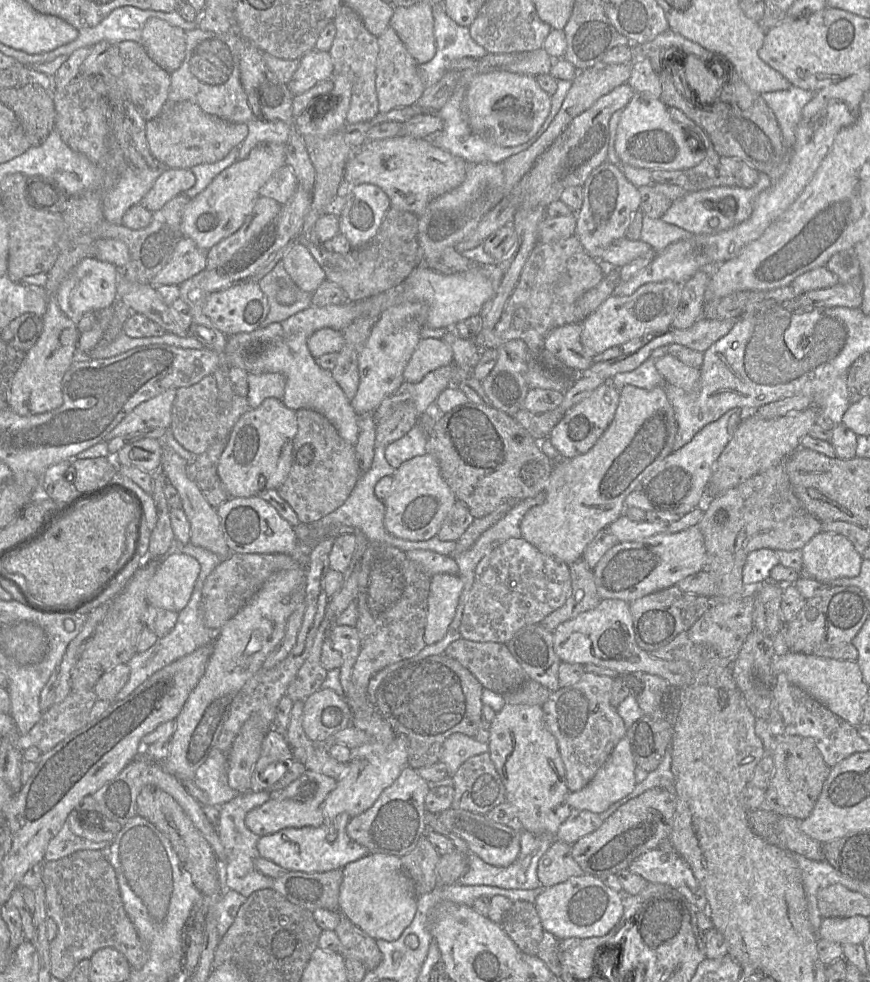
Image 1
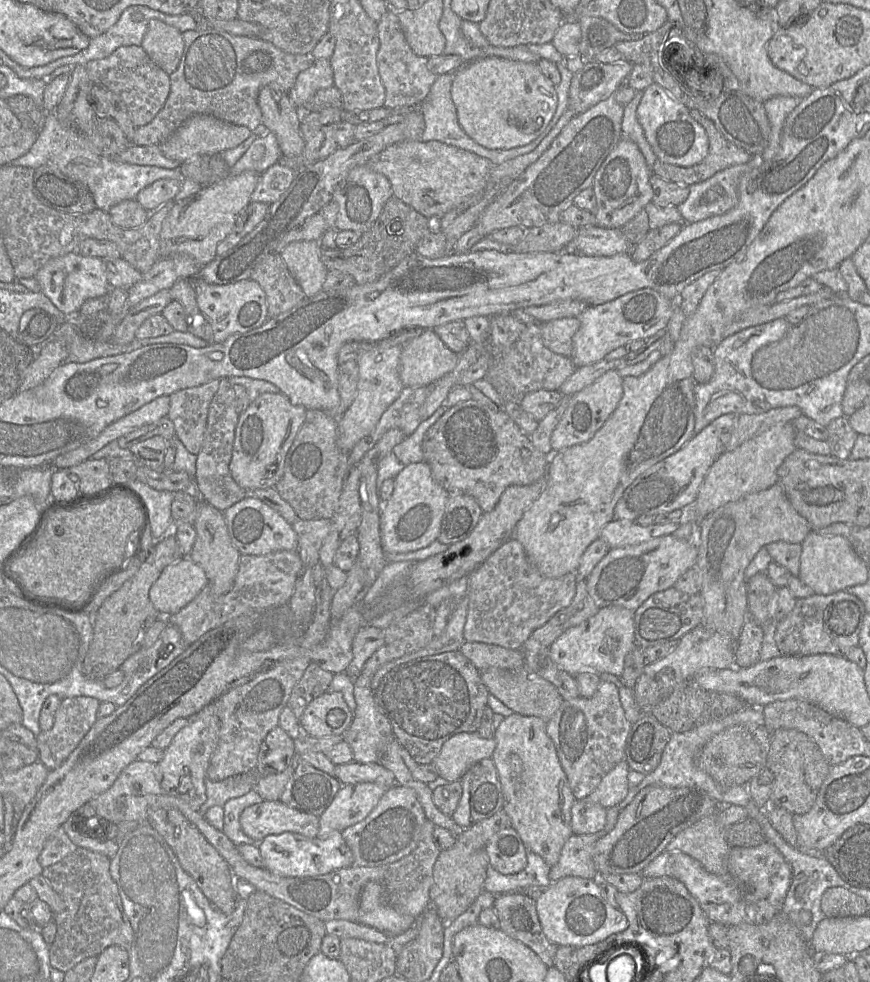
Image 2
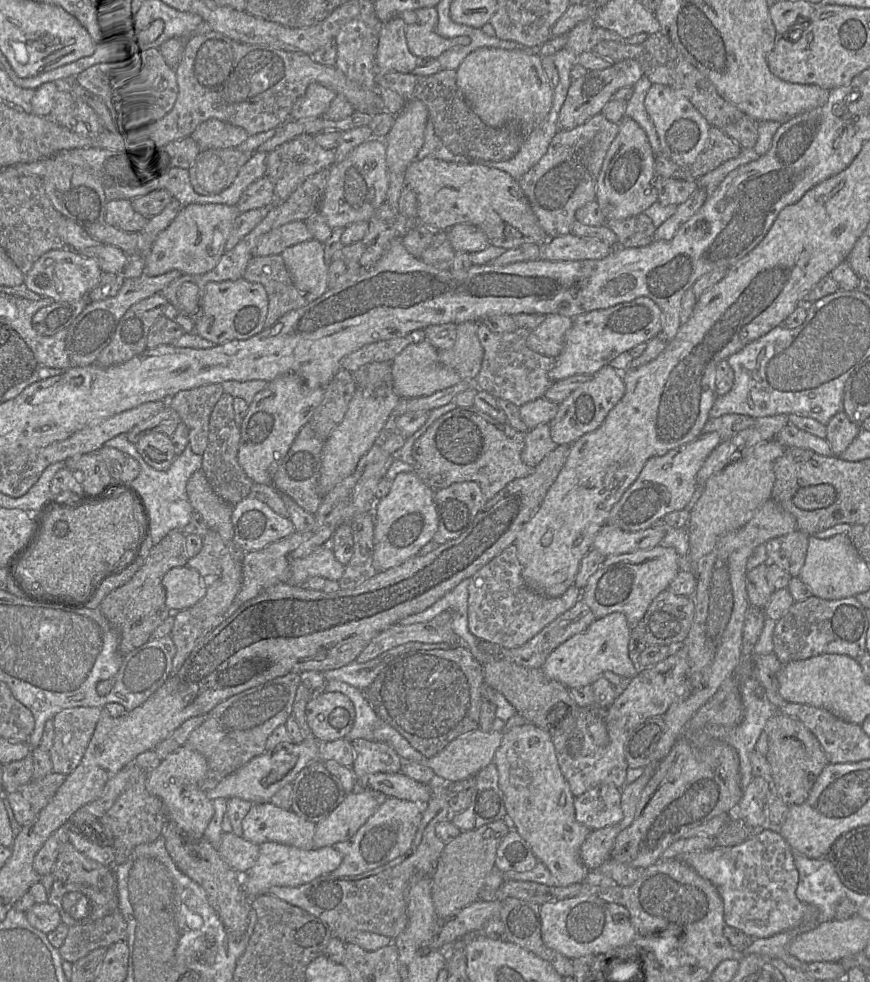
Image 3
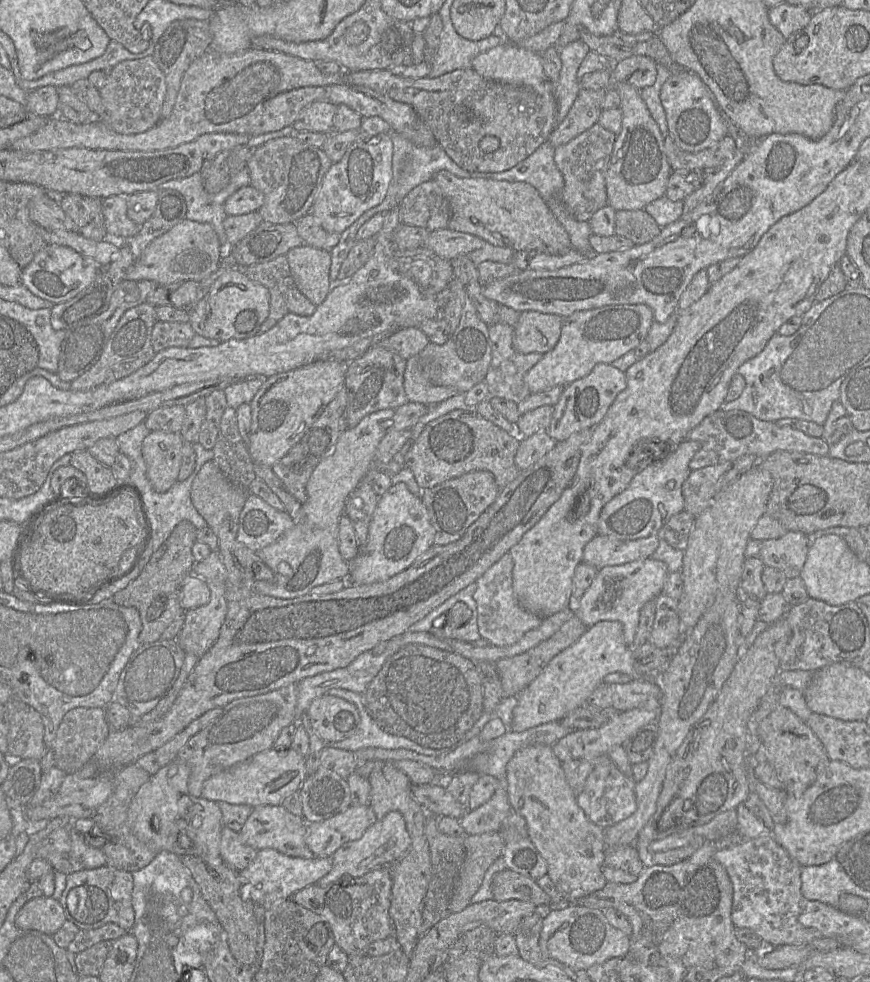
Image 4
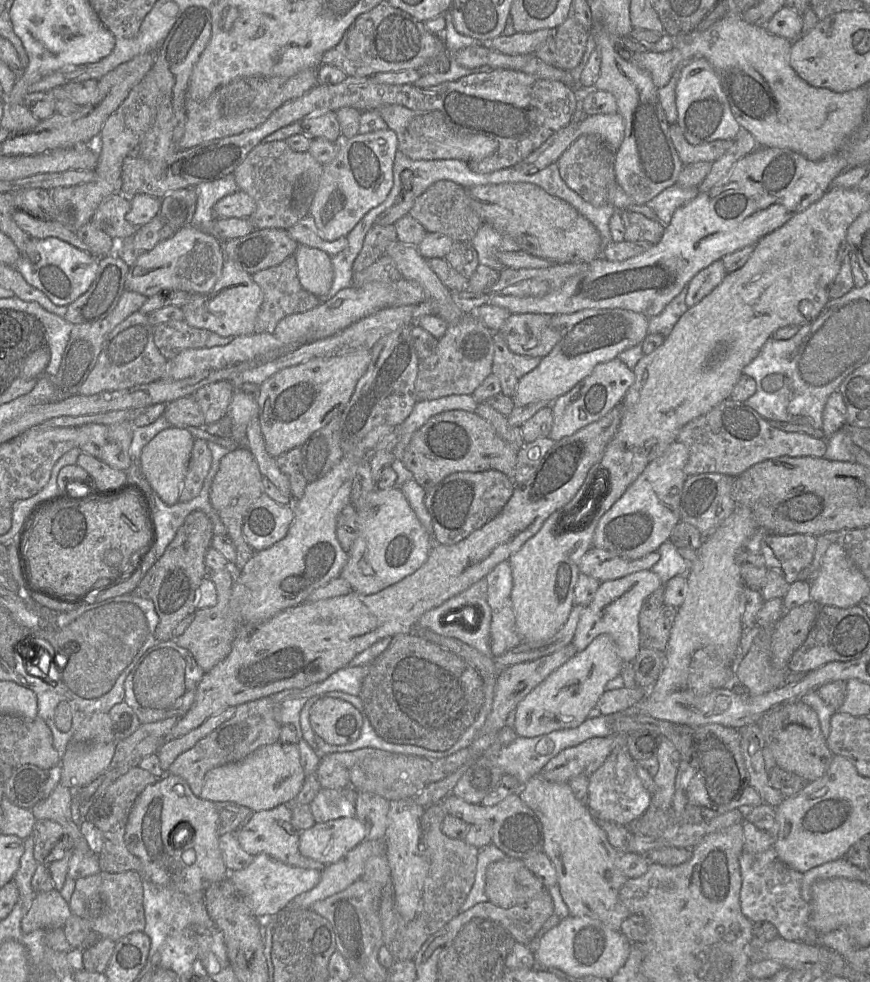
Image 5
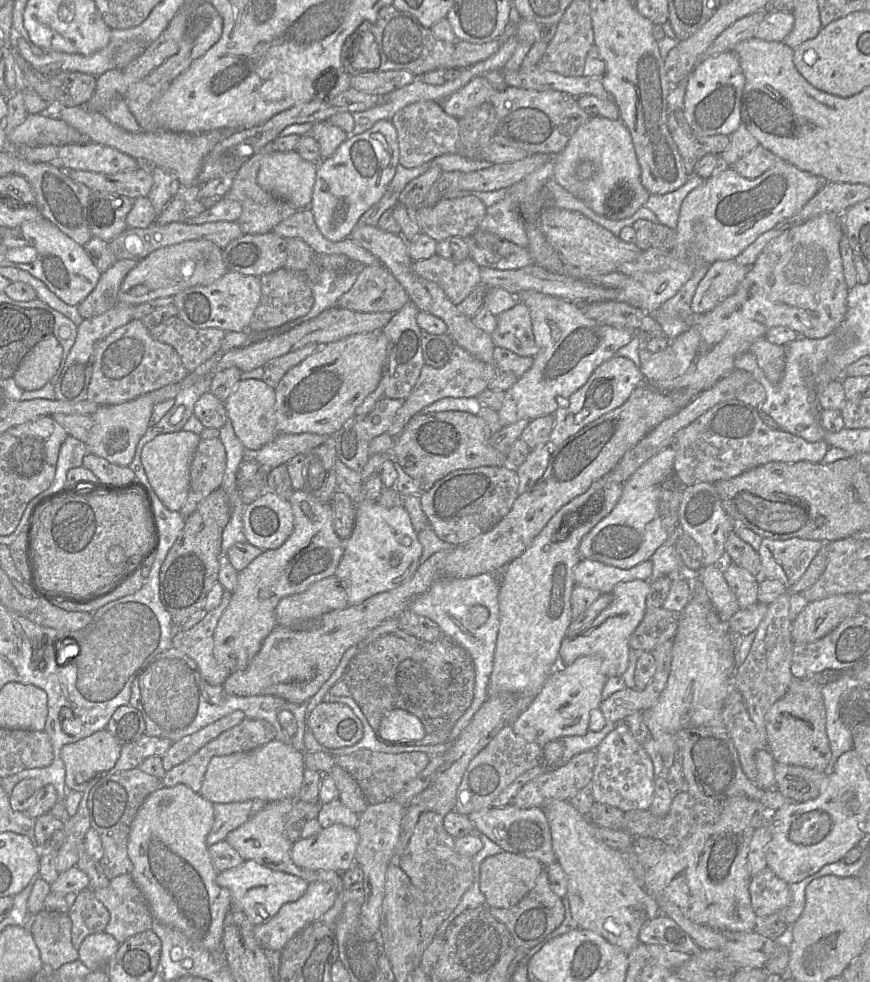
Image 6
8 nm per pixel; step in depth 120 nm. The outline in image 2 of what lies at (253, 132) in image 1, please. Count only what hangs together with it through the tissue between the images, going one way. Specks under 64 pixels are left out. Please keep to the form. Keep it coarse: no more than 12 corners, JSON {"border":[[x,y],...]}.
{"border":[[275,134],[259,136],[230,167],[262,174],[282,157]]}

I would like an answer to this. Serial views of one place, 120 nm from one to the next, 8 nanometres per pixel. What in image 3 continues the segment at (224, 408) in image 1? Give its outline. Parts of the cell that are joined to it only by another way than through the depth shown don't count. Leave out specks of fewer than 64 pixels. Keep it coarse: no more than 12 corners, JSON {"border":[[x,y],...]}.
{"border":[[222,384],[176,393],[167,401],[202,455]]}

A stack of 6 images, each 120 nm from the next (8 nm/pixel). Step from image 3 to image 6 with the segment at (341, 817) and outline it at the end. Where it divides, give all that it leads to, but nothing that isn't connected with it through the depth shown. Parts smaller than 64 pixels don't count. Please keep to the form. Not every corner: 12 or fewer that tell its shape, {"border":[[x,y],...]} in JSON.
{"border":[[333,824],[293,843],[305,869],[355,864],[356,828]]}

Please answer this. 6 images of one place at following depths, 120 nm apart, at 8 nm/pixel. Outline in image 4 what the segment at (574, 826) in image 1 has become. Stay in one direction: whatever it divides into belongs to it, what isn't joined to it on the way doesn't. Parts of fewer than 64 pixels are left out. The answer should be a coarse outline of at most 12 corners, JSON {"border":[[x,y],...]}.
{"border":[[597,759],[576,801],[607,829],[636,811],[636,783]]}

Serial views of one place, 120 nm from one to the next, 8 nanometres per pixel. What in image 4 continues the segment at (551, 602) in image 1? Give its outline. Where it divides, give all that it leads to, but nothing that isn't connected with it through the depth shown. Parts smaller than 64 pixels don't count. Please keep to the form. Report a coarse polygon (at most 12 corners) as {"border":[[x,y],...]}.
{"border":[[504,554],[475,582],[478,632],[517,643],[544,618],[524,609]]}

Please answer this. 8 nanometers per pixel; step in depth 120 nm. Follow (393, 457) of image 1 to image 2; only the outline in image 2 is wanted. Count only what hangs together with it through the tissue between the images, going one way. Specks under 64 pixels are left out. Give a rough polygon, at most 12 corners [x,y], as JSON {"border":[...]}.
{"border":[[440,406],[392,453],[404,465],[424,460],[422,442],[444,414]]}

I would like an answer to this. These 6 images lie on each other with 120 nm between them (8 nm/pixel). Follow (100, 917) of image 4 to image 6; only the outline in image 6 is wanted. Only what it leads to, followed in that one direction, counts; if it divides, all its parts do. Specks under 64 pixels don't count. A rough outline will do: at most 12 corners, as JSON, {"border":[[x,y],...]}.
{"border":[[130,874],[92,890],[120,944],[151,929],[149,906]]}

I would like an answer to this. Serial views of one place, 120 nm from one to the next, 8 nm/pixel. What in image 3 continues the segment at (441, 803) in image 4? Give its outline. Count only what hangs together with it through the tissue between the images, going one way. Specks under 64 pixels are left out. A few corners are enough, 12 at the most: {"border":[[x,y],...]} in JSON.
{"border":[[374,773],[367,788],[425,806],[428,785],[402,773]]}

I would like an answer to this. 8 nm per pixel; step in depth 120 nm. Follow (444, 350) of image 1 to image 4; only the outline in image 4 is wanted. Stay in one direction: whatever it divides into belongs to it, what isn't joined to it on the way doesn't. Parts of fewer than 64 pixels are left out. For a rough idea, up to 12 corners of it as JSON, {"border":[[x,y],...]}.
{"border":[[418,355],[406,360],[403,386],[408,401],[438,404],[458,393],[431,384]]}

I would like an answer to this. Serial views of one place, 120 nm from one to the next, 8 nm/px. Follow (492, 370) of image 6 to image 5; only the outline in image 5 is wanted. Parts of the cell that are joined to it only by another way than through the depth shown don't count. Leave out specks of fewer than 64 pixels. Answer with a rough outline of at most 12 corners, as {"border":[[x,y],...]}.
{"border":[[473,313],[421,359],[416,401],[472,395],[492,374],[493,332]]}

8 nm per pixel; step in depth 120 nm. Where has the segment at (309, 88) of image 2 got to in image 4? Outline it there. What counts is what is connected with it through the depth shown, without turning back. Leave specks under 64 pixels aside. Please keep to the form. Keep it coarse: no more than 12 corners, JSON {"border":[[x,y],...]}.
{"border":[[315,101],[294,121],[297,132],[330,134],[336,105]]}

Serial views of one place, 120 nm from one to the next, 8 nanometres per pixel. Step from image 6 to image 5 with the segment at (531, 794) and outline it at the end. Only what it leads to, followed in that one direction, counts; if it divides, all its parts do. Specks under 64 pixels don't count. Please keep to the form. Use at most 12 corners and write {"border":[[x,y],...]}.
{"border":[[626,734],[590,738],[562,750],[539,774],[568,783],[589,777]]}

